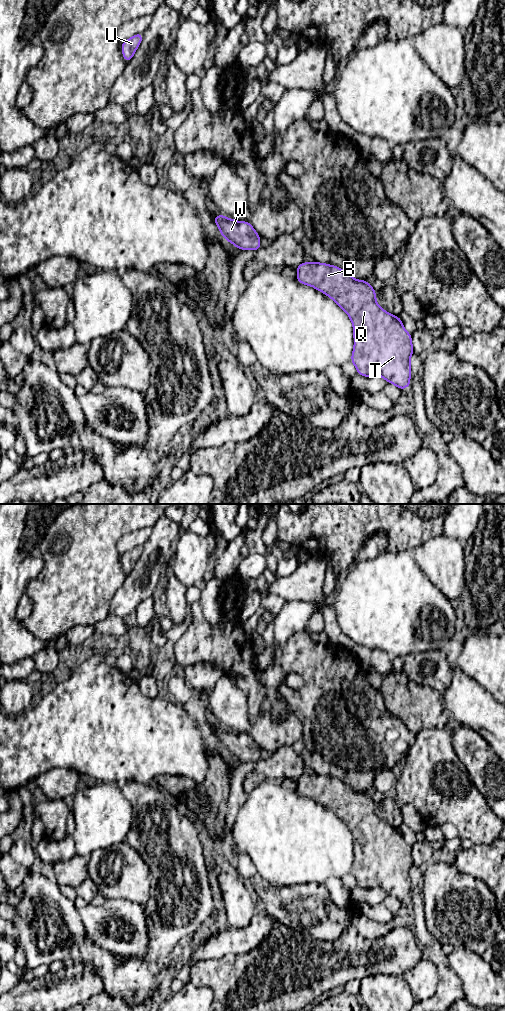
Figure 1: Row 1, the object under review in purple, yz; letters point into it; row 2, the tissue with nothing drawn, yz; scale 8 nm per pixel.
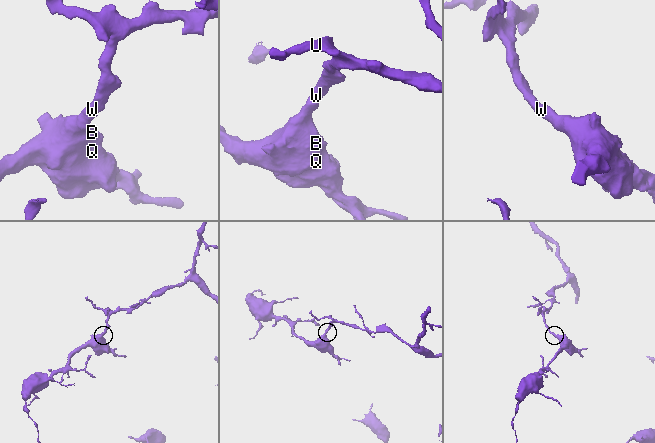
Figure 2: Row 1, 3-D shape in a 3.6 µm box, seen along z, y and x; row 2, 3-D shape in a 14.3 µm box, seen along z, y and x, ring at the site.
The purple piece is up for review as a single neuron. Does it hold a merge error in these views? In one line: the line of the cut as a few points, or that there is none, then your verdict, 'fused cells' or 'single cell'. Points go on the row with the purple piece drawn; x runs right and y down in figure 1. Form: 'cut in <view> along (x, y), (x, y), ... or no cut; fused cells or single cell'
no cut; single cell

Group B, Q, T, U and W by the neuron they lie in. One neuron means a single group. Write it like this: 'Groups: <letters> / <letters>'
Groups: B Q T U W

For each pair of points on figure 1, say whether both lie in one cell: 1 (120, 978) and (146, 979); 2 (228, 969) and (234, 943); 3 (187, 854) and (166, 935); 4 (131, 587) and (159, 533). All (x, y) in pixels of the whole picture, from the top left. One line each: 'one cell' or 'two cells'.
1: one cell
2: two cells
3: one cell
4: one cell

